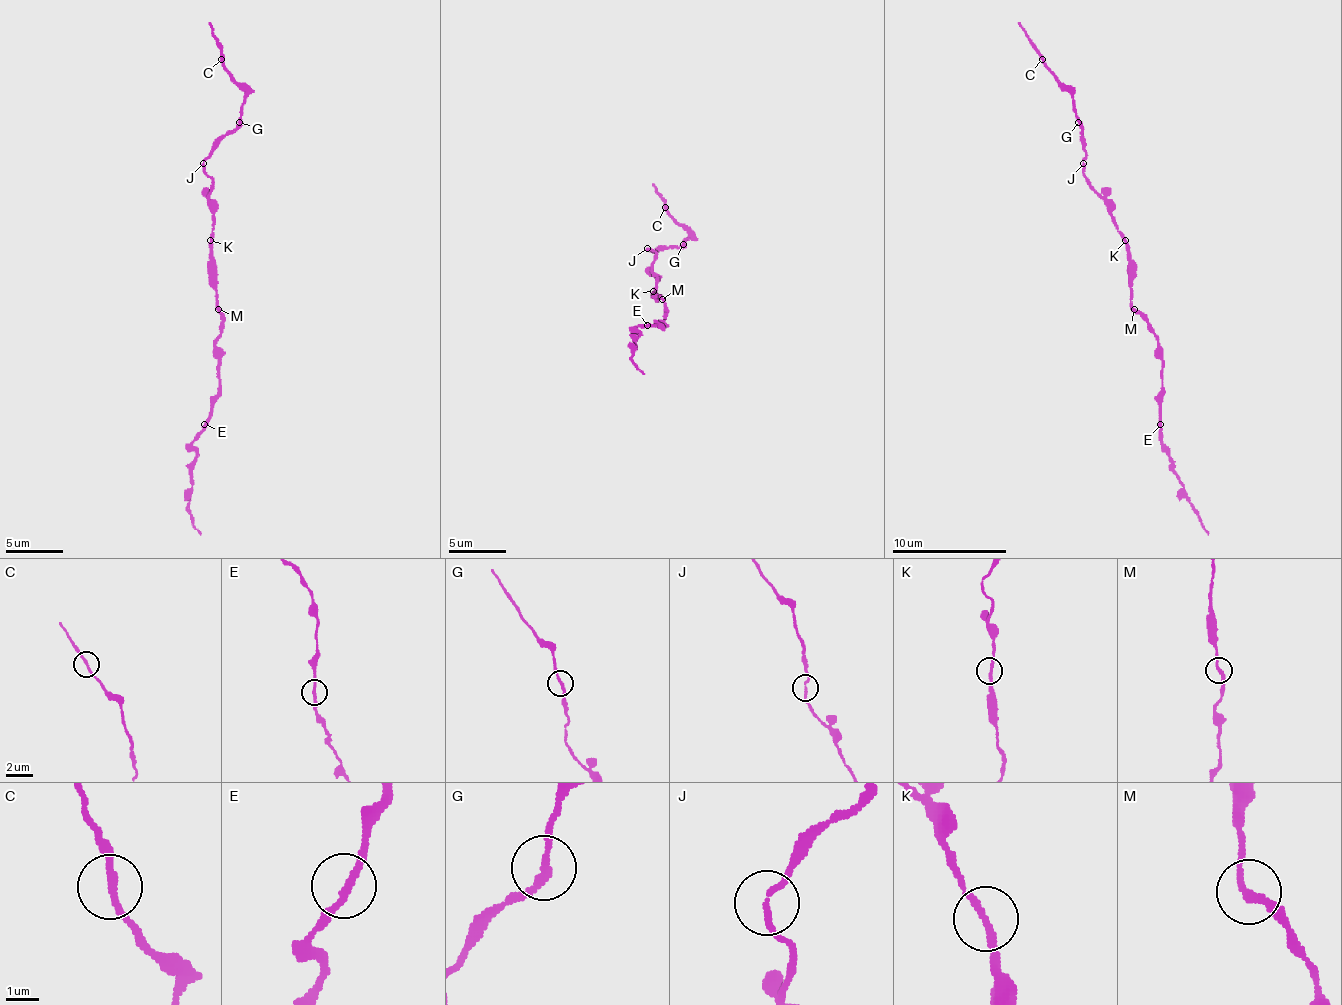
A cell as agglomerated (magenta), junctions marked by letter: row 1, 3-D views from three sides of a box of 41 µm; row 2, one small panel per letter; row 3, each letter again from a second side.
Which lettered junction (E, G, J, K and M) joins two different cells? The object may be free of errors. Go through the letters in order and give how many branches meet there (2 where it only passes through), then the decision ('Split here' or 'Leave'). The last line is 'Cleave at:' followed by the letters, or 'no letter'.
E: Branches: 2. Leave
G: Branches: 2. Leave
J: Branches: 2. Leave
K: Branches: 2. Leave
M: Branches: 2. Leave
Cleave at: no letter

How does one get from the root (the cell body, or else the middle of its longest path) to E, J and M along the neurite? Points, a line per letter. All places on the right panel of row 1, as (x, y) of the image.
E: (1131, 266), (1131, 307), (1157, 338), (1157, 355), (1163, 361), (1160, 424)
J: (1131, 266), (1128, 243), (1117, 229), (1111, 206), (1082, 174), (1082, 163)
M: (1131, 266), (1131, 307), (1134, 309)

